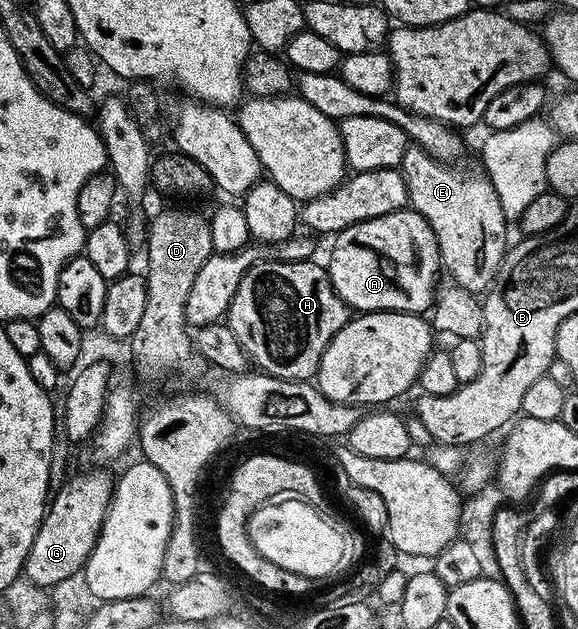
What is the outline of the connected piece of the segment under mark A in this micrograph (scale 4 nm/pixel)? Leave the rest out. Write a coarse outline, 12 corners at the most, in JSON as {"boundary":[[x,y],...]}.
{"boundary":[[404,209],[334,236],[327,275],[359,313],[430,312],[437,237]]}

